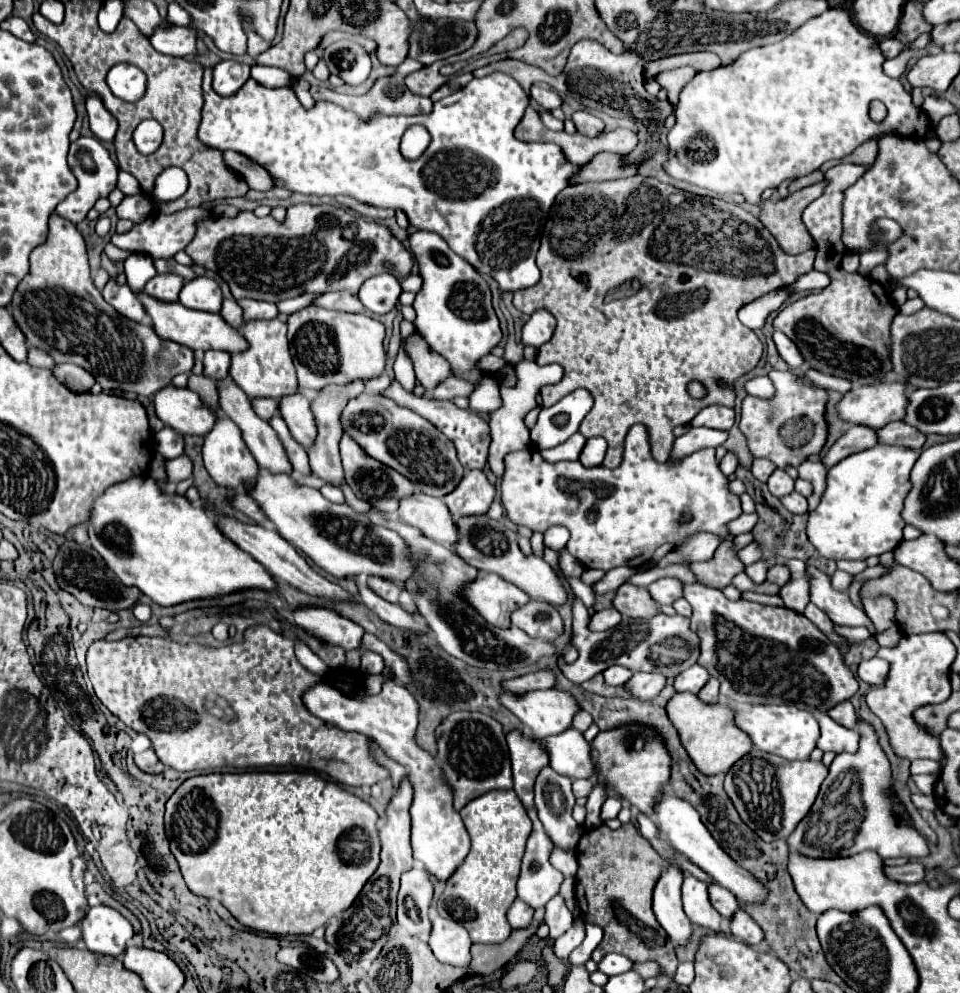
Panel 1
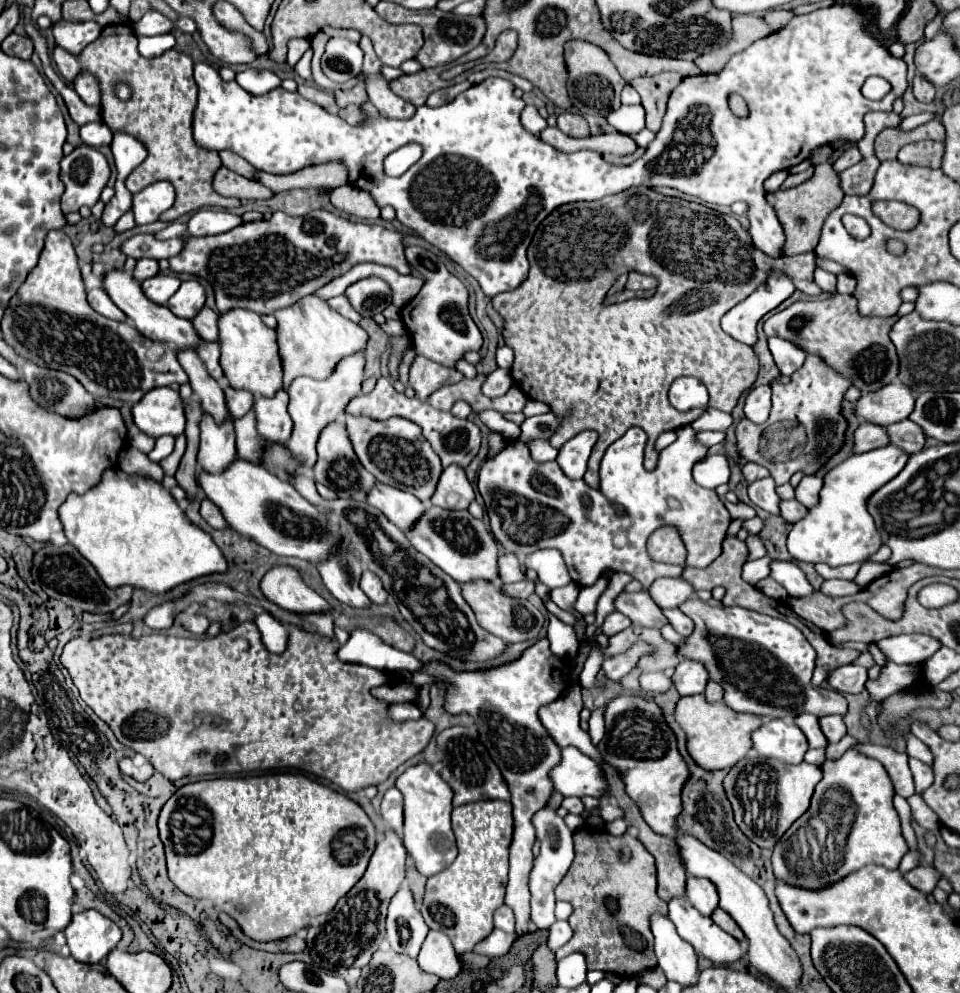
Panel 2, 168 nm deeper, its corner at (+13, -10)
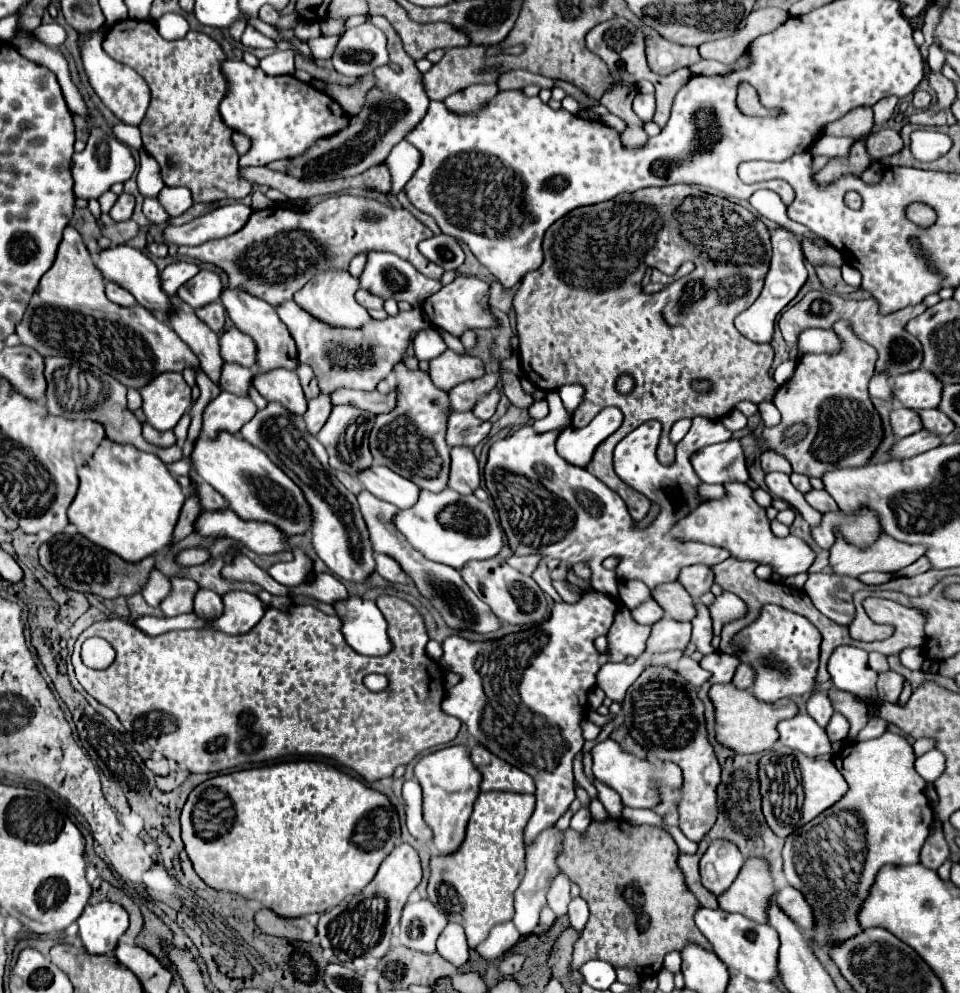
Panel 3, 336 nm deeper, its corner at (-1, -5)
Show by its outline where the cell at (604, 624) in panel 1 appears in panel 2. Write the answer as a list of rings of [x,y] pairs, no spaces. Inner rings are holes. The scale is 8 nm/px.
[[[614,611],[614,613],[610,613],[610,615],[606,617],[606,621],[604,621],[604,625],[602,625],[602,633],[604,633],[606,637],[610,637],[610,635],[616,635],[616,633],[620,633],[622,629],[626,629],[626,627],[630,627],[630,625],[632,625],[632,623],[630,623],[628,617],[624,617],[622,613]]]

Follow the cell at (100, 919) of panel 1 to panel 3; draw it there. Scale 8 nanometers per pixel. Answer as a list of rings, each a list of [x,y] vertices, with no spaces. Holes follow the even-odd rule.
[[[98,902],[86,906],[76,924],[90,954],[108,954],[128,928],[128,912],[116,902]]]

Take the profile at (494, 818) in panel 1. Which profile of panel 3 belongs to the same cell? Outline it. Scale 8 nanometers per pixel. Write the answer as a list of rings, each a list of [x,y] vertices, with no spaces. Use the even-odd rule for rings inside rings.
[[[482,792],[474,802],[466,838],[452,854],[430,858],[428,900],[446,914],[450,922],[466,930],[468,946],[476,948],[488,938],[492,926],[514,916],[512,896],[524,876],[524,828],[534,812],[532,794]]]

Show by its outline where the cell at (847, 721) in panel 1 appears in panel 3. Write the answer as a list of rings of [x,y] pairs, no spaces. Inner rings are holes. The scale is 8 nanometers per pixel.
[[[834,712],[826,726],[826,734],[828,734],[830,742],[840,742],[848,736],[848,728],[850,728],[850,724],[844,720],[844,716],[840,712]]]

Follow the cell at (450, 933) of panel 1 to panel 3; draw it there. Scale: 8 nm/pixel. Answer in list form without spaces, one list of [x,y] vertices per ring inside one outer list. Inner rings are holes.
[[[450,922],[440,938],[438,938],[438,952],[442,958],[446,958],[450,964],[460,968],[468,960],[468,944],[464,936],[464,928],[460,924]]]

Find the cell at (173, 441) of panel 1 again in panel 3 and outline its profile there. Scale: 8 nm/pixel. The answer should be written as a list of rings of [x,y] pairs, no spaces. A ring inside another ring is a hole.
[[[190,412],[184,414],[184,418],[174,426],[174,434],[178,438],[178,444],[182,444],[186,440],[186,432],[188,432],[188,426],[190,426]]]

